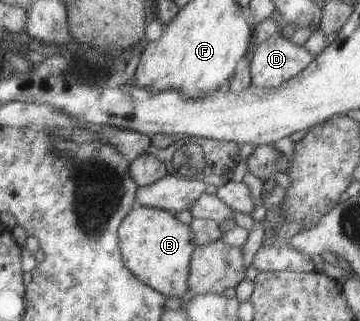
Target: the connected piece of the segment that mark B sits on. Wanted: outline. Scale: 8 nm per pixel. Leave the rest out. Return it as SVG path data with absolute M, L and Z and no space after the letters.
M135 205L119 224L118 242L121 261L131 275L166 297L181 299L186 293L195 237L191 228L175 219L172 212Z

